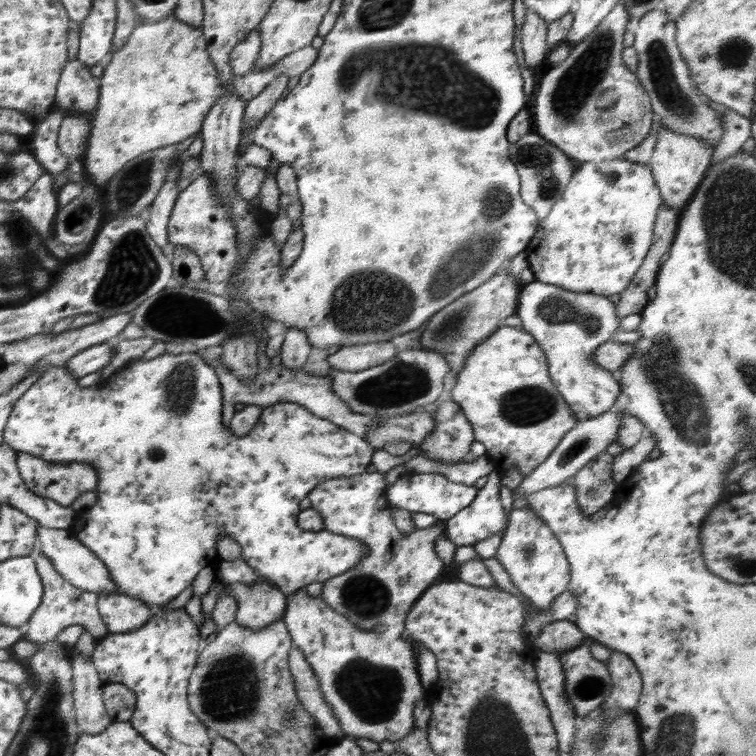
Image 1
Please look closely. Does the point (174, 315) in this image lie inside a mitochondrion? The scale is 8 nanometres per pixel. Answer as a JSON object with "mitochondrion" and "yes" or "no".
{"mitochondrion":"yes"}

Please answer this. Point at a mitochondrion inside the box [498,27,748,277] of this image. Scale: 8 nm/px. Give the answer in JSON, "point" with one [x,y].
{"point":[672,98]}

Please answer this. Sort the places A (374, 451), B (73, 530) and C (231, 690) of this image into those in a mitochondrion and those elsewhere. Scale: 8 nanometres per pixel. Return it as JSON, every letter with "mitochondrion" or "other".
{"A":"other","B":"other","C":"mitochondrion"}

